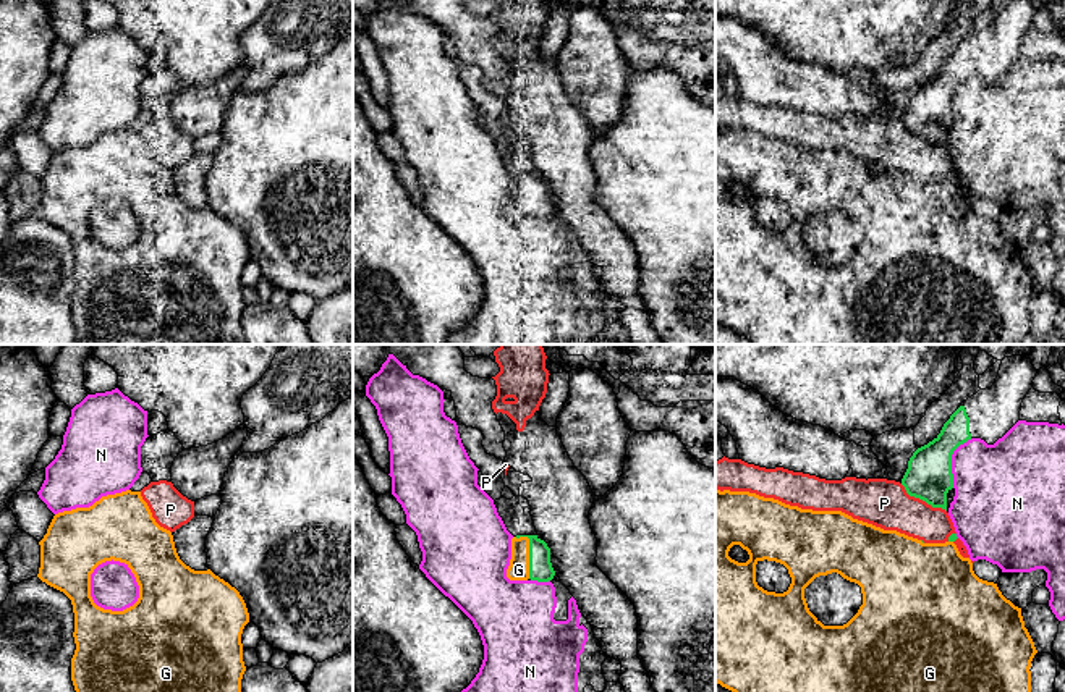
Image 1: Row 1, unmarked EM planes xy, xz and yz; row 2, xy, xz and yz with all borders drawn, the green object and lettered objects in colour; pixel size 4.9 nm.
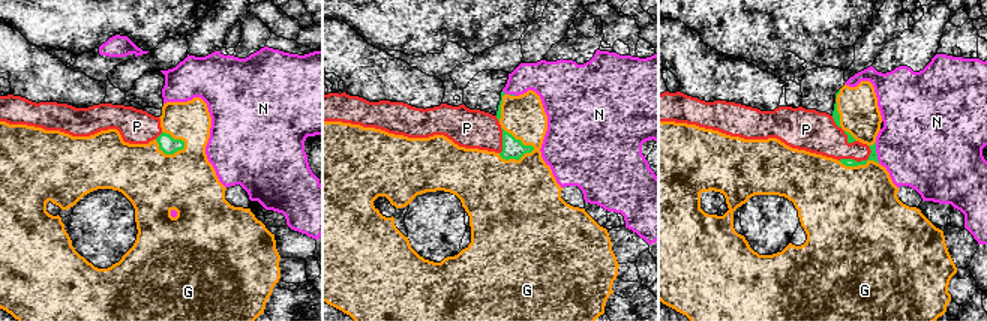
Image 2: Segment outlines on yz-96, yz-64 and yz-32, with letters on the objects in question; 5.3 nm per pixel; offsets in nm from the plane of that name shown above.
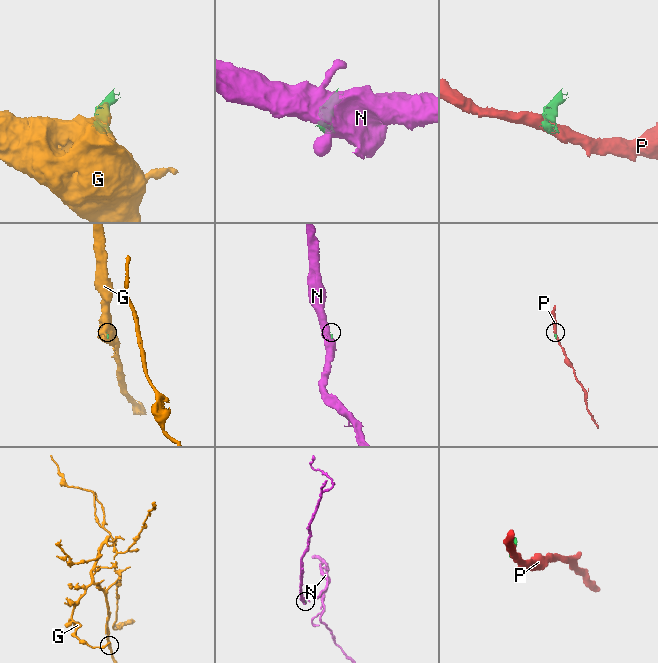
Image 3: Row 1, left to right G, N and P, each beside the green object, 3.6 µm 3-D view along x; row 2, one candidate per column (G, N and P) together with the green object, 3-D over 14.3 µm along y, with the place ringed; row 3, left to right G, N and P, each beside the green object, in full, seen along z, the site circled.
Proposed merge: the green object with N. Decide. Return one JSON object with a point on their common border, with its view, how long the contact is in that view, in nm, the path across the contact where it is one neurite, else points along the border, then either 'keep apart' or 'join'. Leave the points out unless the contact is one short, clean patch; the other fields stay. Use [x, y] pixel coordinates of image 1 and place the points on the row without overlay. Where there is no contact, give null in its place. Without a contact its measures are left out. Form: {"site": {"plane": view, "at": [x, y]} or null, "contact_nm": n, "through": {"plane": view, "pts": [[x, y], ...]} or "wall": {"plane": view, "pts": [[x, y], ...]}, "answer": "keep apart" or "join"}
{"site": {"plane": "yz", "at": [950, 99]}, "contact_nm": 260, "answer": "keep apart"}

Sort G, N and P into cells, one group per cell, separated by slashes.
G / N / P

